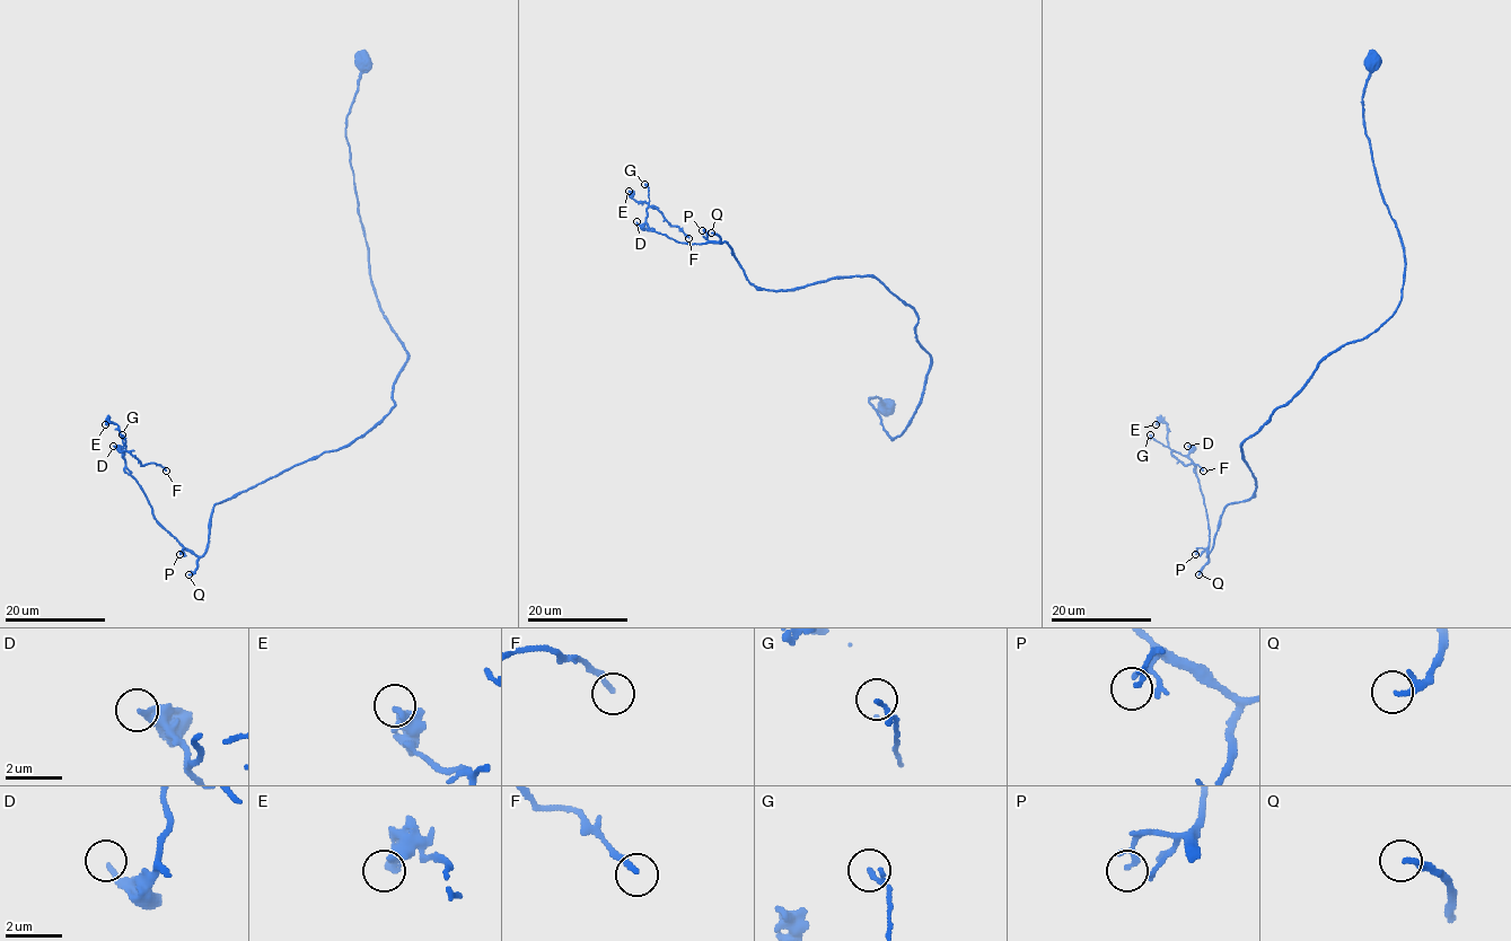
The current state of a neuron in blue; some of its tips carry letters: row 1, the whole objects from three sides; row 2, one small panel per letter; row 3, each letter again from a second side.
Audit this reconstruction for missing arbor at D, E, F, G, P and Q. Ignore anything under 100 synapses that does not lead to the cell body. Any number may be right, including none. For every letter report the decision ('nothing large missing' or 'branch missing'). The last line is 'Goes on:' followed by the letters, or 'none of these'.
D: nothing large missing
E: nothing large missing
F: nothing large missing
G: nothing large missing
P: nothing large missing
Q: branch missing
Goes on: Q

